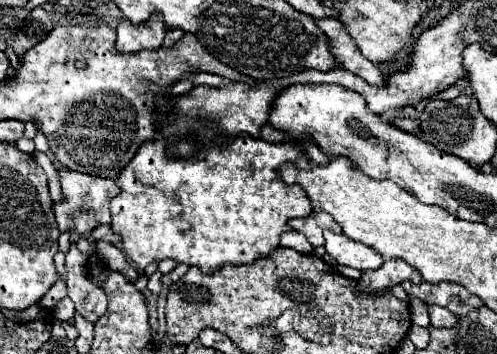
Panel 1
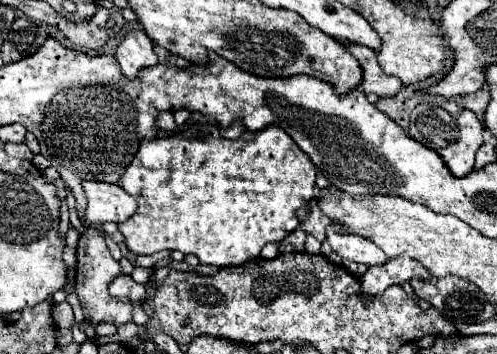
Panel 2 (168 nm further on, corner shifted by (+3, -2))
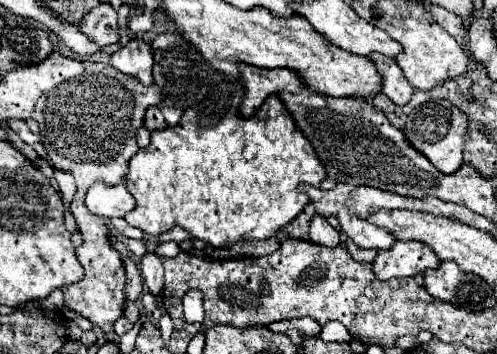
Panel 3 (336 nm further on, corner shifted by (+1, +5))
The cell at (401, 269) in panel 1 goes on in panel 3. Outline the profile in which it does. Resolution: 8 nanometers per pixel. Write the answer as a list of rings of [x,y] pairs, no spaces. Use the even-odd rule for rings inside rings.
[[[395,241],[391,249],[377,253],[373,271],[379,279],[413,277],[425,269],[437,269],[439,263],[439,257],[435,257],[429,245],[421,245],[419,241]]]

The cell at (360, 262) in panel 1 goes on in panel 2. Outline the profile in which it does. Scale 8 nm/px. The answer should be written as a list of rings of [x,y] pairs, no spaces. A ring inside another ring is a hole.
[[[333,226],[327,228],[327,242],[331,244],[333,252],[339,254],[343,260],[359,262],[365,266],[379,266],[387,262],[387,256],[381,248],[377,248],[371,240],[347,232],[335,232]]]

